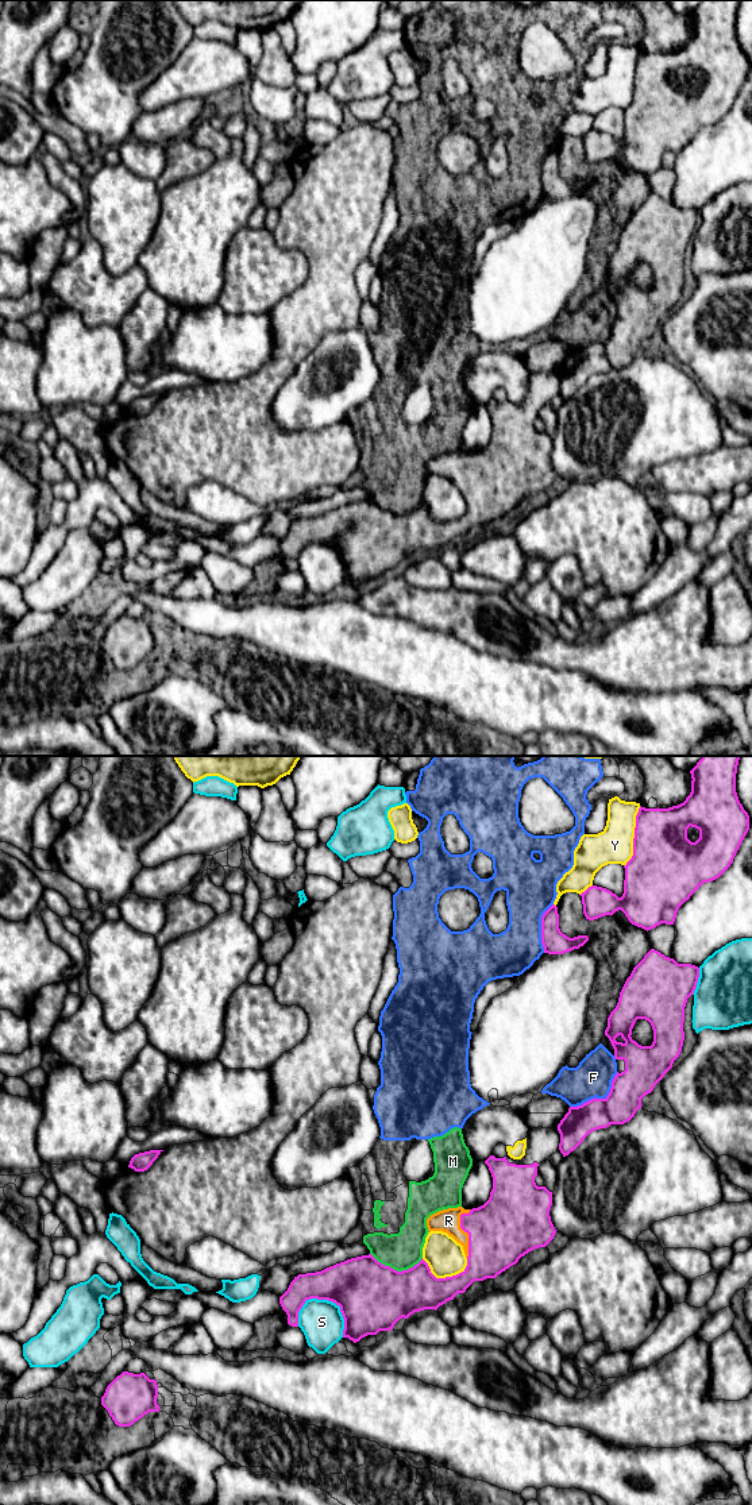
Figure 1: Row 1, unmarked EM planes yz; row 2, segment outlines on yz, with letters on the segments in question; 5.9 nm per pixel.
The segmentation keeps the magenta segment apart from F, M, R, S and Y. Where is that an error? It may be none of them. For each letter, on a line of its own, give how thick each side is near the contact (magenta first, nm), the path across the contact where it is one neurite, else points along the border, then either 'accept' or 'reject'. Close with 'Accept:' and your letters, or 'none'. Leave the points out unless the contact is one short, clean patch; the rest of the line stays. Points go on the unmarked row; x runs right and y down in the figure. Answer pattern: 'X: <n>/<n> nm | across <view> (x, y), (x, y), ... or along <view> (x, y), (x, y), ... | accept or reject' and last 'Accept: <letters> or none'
F: 200/220 nm | reject
M: 400/220 nm | reject
R: 400/140 nm | accept
S: 400/260 nm | reject
Y: 400/220 nm | reject
Accept: R

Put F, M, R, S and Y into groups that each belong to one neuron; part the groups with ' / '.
F M / R / S / Y

